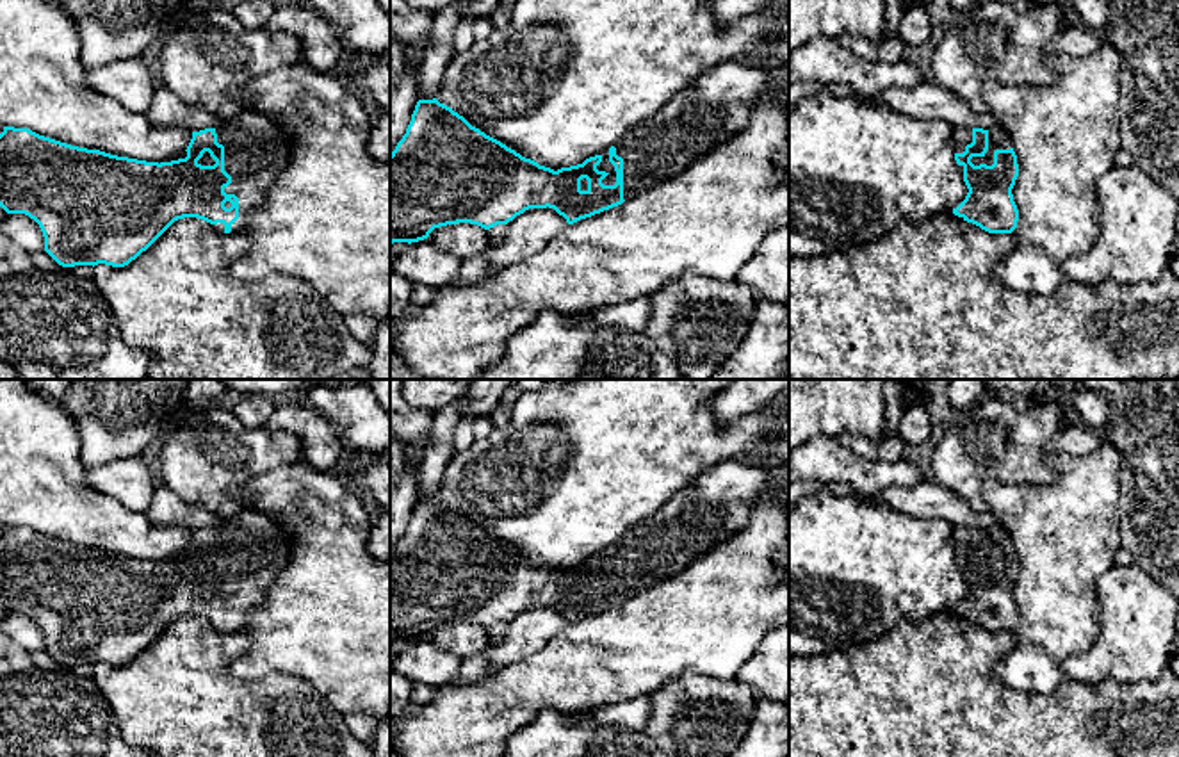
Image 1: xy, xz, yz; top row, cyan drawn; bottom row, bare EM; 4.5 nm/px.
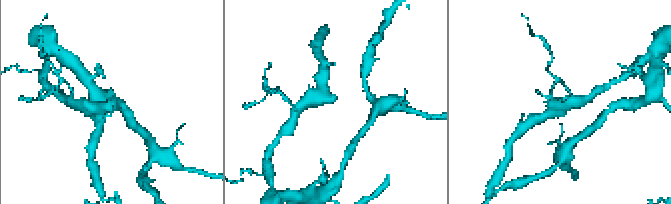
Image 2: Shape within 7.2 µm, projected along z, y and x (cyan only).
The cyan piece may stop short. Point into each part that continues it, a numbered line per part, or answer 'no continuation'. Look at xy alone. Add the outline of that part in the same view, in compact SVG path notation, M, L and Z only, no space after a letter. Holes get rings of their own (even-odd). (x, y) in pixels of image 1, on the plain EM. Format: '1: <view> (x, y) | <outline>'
1: xy (257, 547) | M249 509L221 520L215 533L224 545L224 570L232 575L224 591L239 597L239 618L232 623L232 632L239 632L251 613L265 604L267 588L290 559L292 538L281 517Z

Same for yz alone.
1: yz (998, 538) | M994 525L992 529L988 529L988 549L983 556L972 556L971 561L974 565L980 563L987 563L992 565L994 563L994 550L996 549L1010 549L1012 541L1006 534L1006 531L1001 525Z

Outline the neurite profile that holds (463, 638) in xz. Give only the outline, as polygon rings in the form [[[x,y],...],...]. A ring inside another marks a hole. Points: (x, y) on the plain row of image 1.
[[[470,622],[435,627],[427,639],[438,648],[443,648],[461,659],[467,659],[490,645],[486,629]]]

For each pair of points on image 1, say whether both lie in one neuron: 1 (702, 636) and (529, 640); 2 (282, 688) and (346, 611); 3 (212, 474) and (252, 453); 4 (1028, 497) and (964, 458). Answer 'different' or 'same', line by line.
1: different
2: different
3: same
4: different

